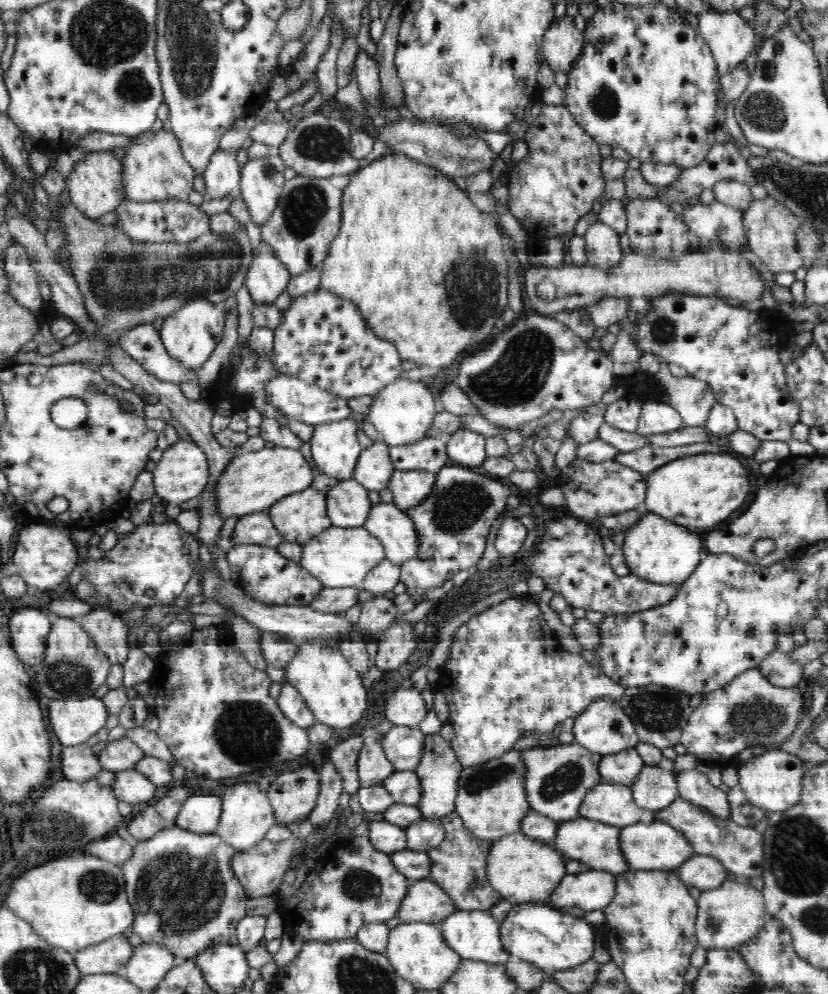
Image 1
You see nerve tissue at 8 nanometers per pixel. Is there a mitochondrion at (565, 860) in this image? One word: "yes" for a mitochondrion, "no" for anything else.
no

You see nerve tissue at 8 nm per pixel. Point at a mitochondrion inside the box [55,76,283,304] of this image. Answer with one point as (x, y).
(267, 170)

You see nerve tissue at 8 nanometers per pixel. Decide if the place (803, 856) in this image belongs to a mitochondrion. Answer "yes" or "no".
yes

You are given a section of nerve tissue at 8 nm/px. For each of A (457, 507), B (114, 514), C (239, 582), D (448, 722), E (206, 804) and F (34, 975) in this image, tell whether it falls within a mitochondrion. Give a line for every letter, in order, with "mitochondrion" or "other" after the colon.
A: mitochondrion
B: other
C: other
D: other
E: other
F: mitochondrion

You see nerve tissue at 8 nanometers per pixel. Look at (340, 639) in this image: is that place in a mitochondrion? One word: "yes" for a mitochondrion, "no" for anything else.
no

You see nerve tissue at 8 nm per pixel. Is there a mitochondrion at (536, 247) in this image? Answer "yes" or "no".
no

